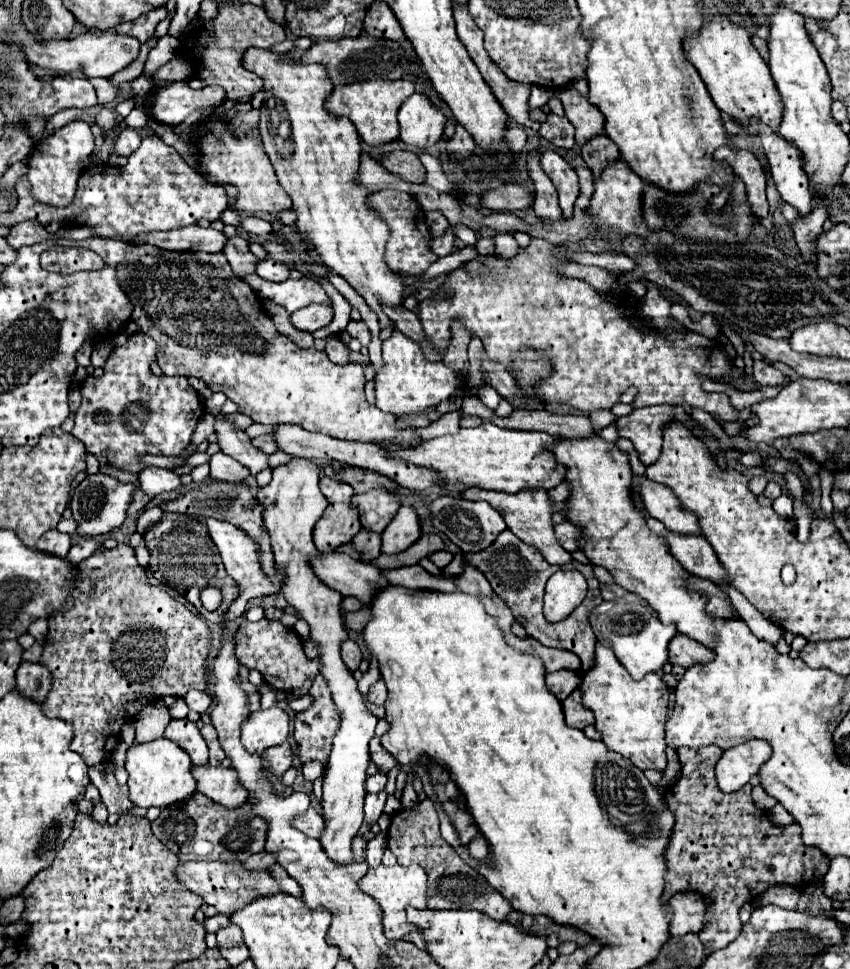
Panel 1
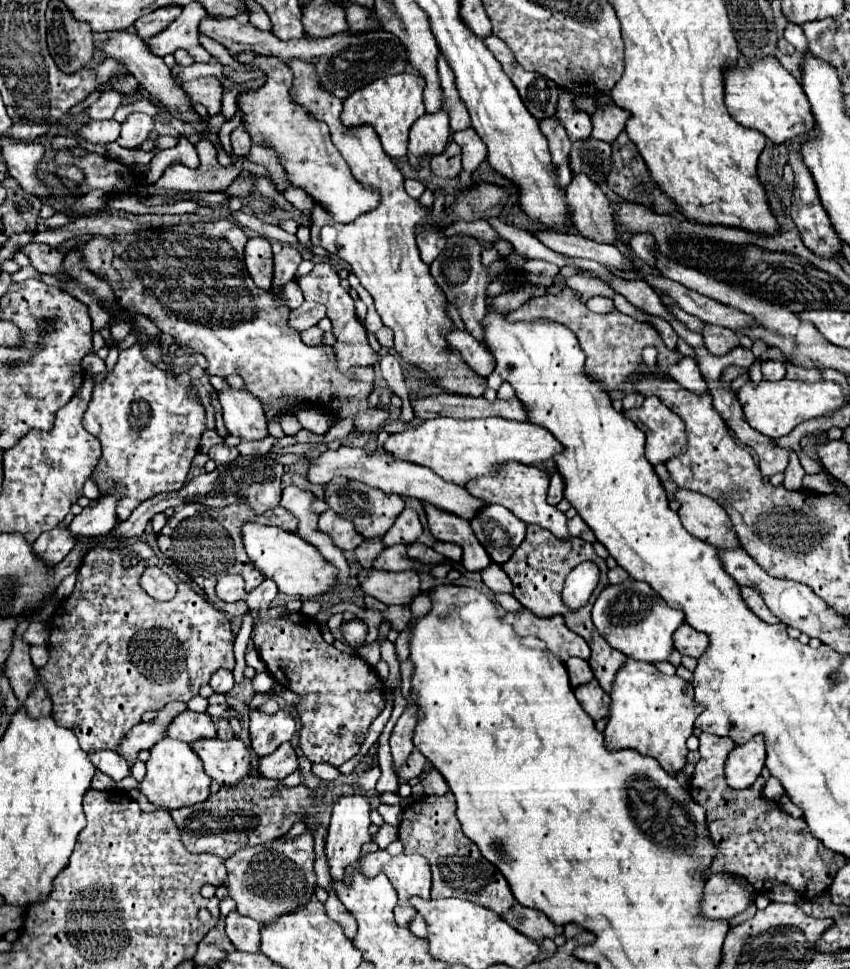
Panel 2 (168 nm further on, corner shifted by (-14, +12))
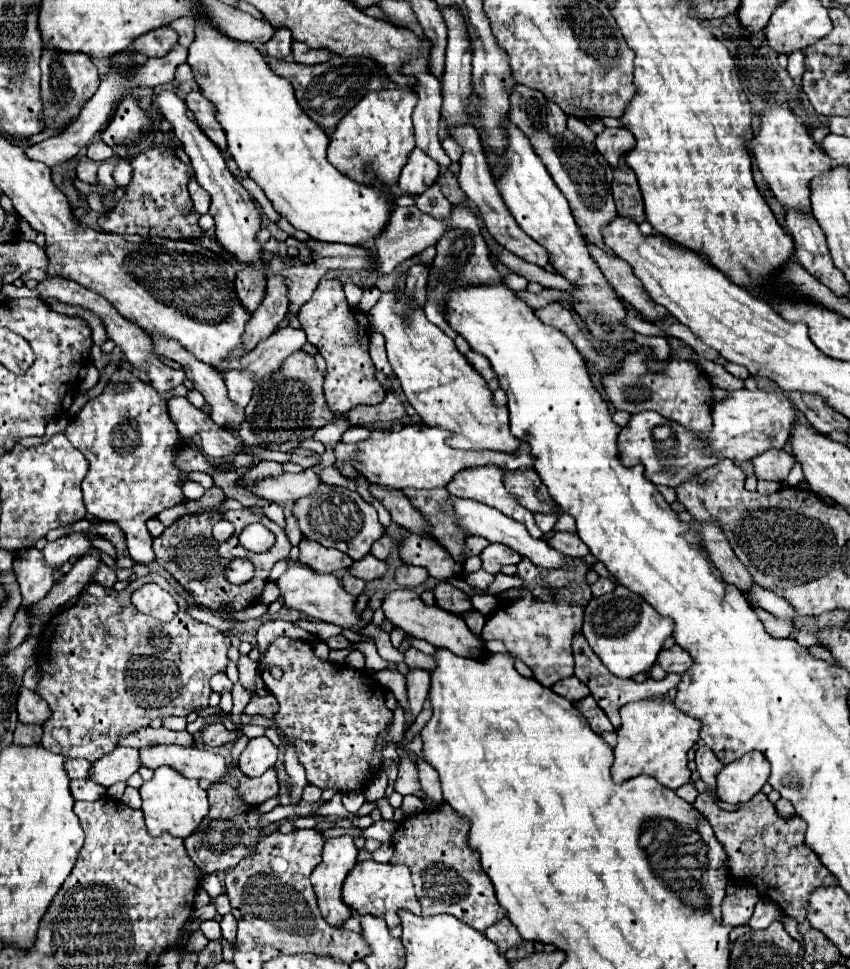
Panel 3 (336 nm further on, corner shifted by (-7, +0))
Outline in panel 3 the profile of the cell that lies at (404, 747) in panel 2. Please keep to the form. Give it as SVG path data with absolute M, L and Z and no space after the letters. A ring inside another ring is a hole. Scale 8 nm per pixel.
M415 668L415 670L409 670L407 674L407 694L409 694L409 716L417 716L423 708L423 702L427 698L427 692L429 692L429 684L431 684L431 676L427 676L427 670L421 670L421 668Z

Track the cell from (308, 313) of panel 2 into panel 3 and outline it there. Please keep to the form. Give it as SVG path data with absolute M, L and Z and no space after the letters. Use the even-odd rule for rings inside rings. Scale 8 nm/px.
M291 326L273 332L267 340L261 340L261 342L255 346L255 350L251 350L249 354L243 356L241 366L239 366L237 370L231 370L231 372L223 374L223 380L225 380L225 384L227 384L227 392L229 392L229 396L231 396L231 402L233 402L233 404L239 404L239 408L245 408L245 406L249 404L249 400L251 400L251 394L253 394L255 384L257 384L261 378L271 376L271 374L283 364L283 360L285 360L289 354L301 350L301 346L303 346L305 342L307 342L305 332L303 332L303 330L295 330L295 328L291 328Z

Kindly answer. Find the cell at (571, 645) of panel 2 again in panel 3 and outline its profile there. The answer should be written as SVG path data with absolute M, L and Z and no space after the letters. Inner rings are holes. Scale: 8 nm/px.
M527 592L523 600L515 600L515 604L503 604L497 608L483 628L485 640L501 640L507 650L523 660L535 674L535 680L547 688L551 688L557 680L573 674L573 636L581 630L583 608L579 604L543 604Z

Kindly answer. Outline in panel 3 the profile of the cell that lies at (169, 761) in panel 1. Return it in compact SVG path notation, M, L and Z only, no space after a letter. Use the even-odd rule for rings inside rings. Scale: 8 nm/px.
M157 768L153 780L145 782L141 788L141 800L143 800L143 814L145 814L145 826L151 836L171 834L175 838L187 838L195 828L199 828L201 820L209 812L207 792L197 784L197 780L189 780L185 776L179 776L173 768Z

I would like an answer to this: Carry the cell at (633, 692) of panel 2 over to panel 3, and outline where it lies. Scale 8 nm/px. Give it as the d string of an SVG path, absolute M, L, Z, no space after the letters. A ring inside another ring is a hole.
M663 696L661 700L647 698L625 704L621 708L621 722L621 730L617 732L615 764L611 768L615 782L621 784L629 778L647 774L661 786L677 790L691 780L691 772L687 768L687 752L699 740L699 720L685 716L667 696Z

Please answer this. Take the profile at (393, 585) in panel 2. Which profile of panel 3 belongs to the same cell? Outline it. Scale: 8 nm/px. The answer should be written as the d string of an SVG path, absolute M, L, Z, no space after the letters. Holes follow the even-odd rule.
M395 590L389 592L383 602L385 618L391 620L395 626L403 628L409 636L425 640L435 648L447 648L459 656L475 656L475 652L485 652L485 642L479 634L473 634L461 616L441 610L439 606L427 606L413 590Z

